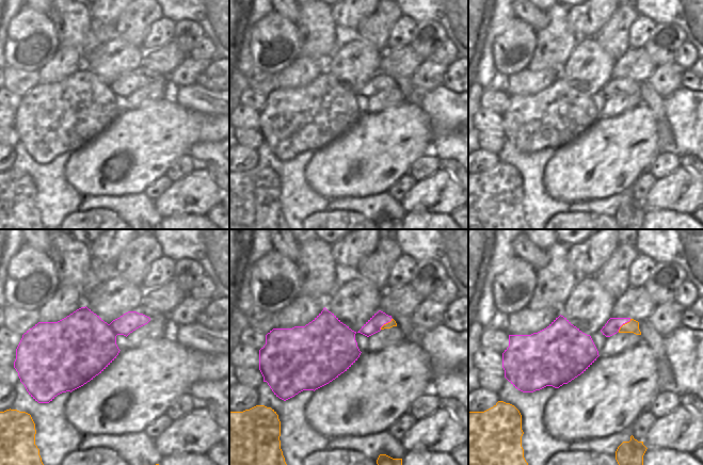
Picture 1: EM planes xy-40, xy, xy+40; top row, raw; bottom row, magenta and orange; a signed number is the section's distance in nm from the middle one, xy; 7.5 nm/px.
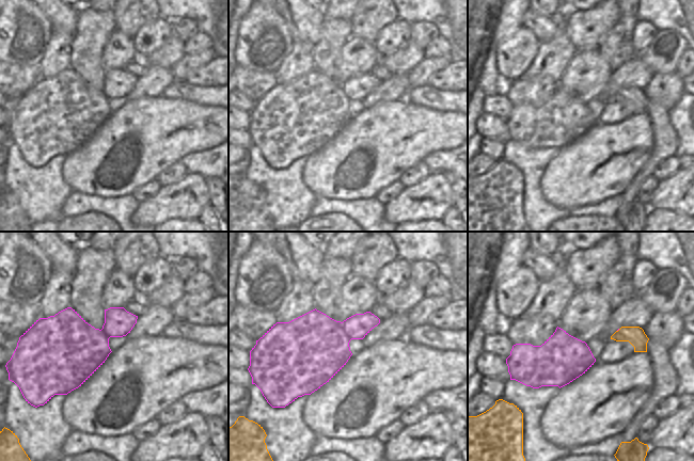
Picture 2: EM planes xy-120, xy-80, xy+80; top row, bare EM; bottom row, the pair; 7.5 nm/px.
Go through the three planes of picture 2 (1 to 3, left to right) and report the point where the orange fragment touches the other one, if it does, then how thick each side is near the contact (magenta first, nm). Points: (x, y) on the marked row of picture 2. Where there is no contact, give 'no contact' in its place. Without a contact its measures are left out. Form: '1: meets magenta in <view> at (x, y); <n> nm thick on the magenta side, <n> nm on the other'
1: no contact
2: no contact
3: no contact

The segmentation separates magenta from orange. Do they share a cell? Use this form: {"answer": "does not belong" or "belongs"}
{"answer": "belongs"}

